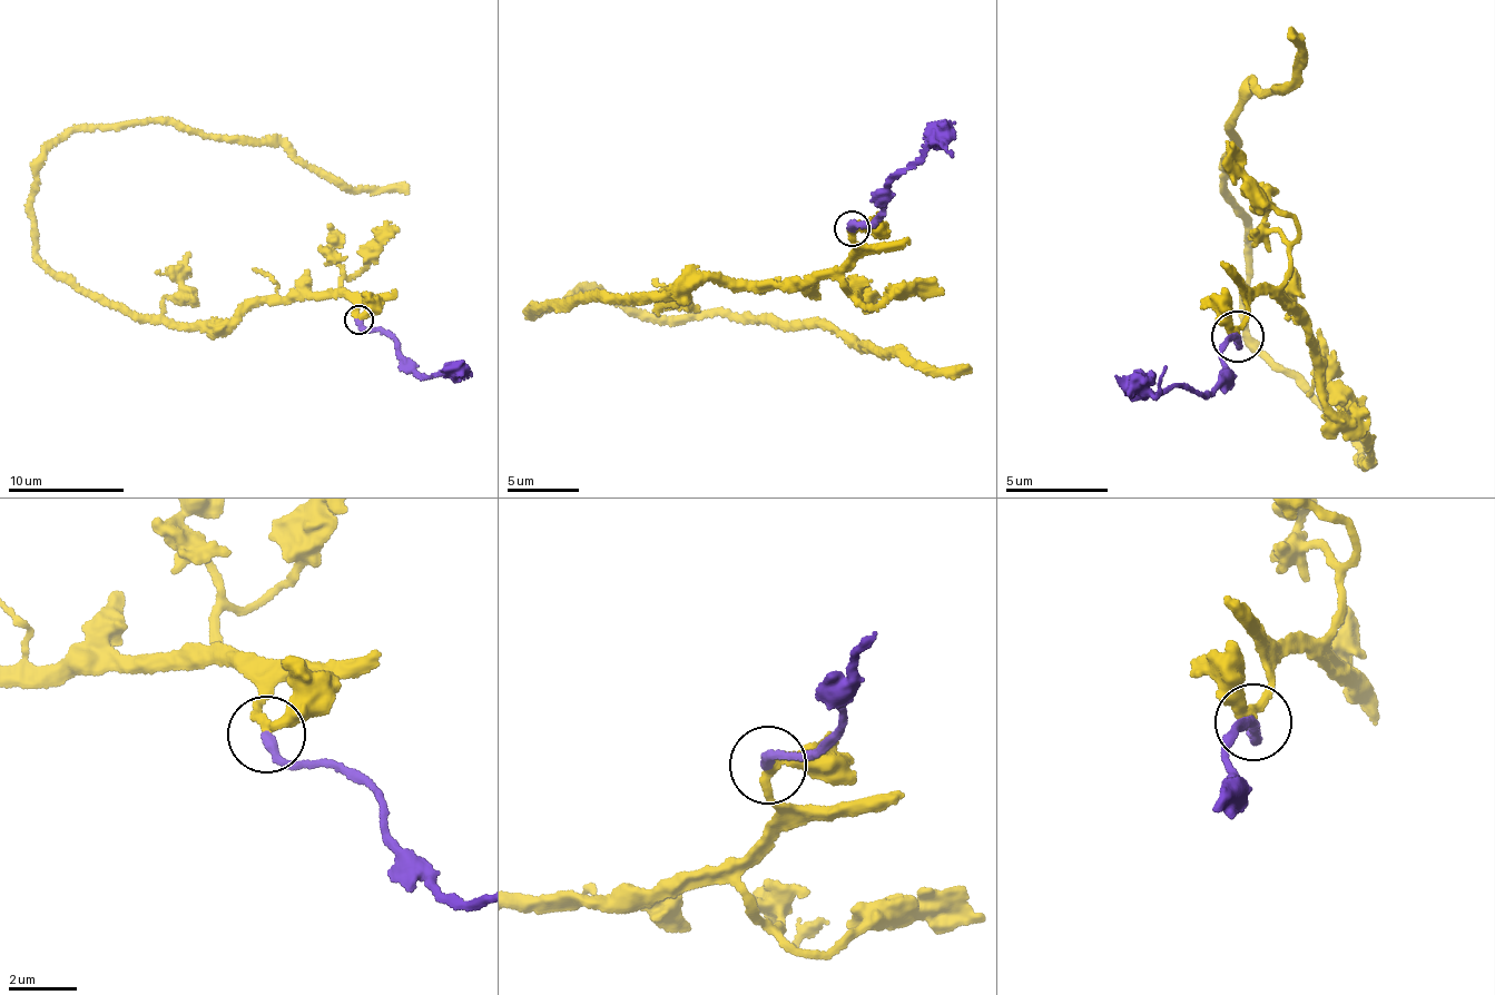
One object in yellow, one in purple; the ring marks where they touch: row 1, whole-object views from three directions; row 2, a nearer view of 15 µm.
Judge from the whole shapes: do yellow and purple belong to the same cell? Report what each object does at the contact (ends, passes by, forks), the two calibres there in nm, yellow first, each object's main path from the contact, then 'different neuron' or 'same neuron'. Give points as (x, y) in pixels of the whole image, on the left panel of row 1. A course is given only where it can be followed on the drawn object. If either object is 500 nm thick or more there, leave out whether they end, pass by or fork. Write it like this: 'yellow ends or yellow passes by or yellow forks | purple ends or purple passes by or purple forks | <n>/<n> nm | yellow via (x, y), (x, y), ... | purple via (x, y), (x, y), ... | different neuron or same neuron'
yellow passes by | purple ends | 280/300 nm | yellow via (359, 318), (306, 297), (185, 331), (77, 291), (36, 246), (42, 160), (165, 119), (409, 194) | purple via (359, 321), (396, 342), (396, 354), (416, 372), (428, 376), (448, 374), (463, 361) | same neuron

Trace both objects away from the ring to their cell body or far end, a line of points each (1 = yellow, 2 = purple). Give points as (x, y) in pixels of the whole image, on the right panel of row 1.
1: (1238, 332), (1266, 293), (1296, 313), (1377, 465), (1246, 331), (1222, 126), (1248, 87), (1285, 85), (1292, 39)
2: (1238, 336), (1223, 347), (1223, 370), (1216, 387), (1197, 394), (1180, 381), (1160, 390), (1117, 376)

